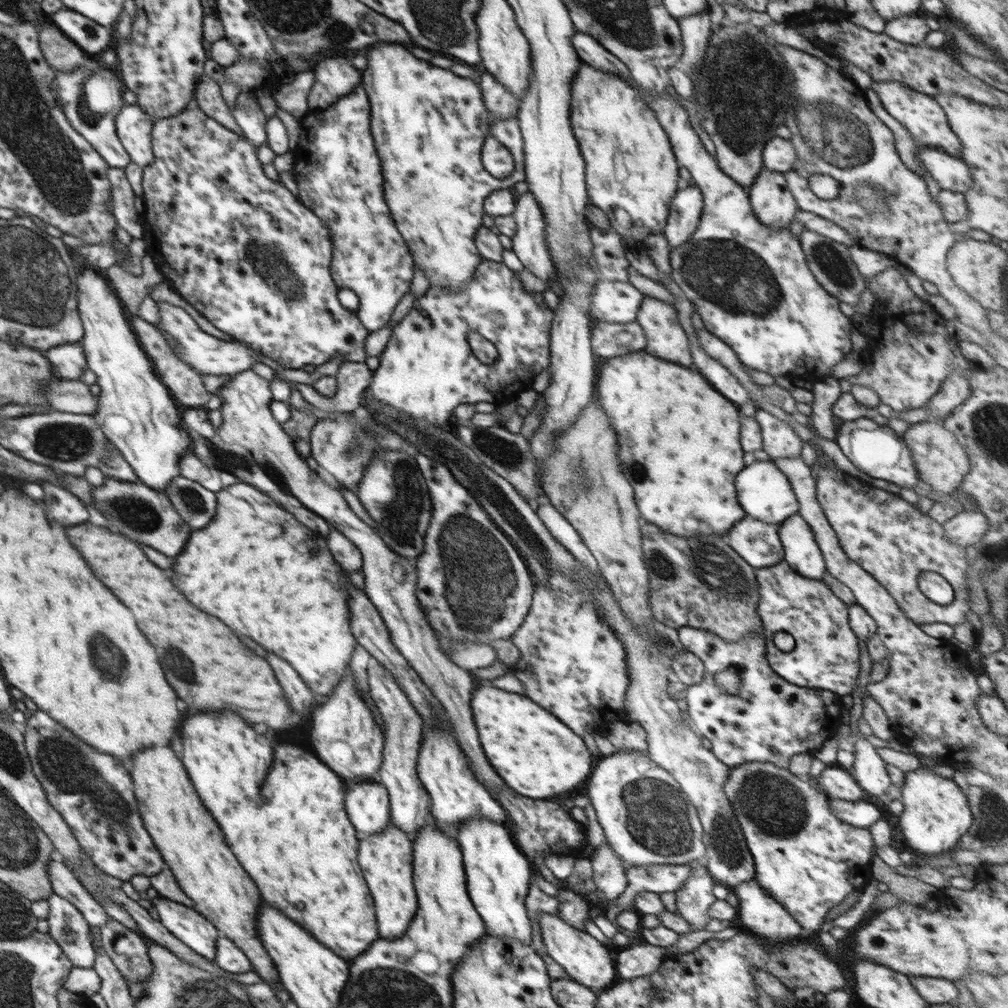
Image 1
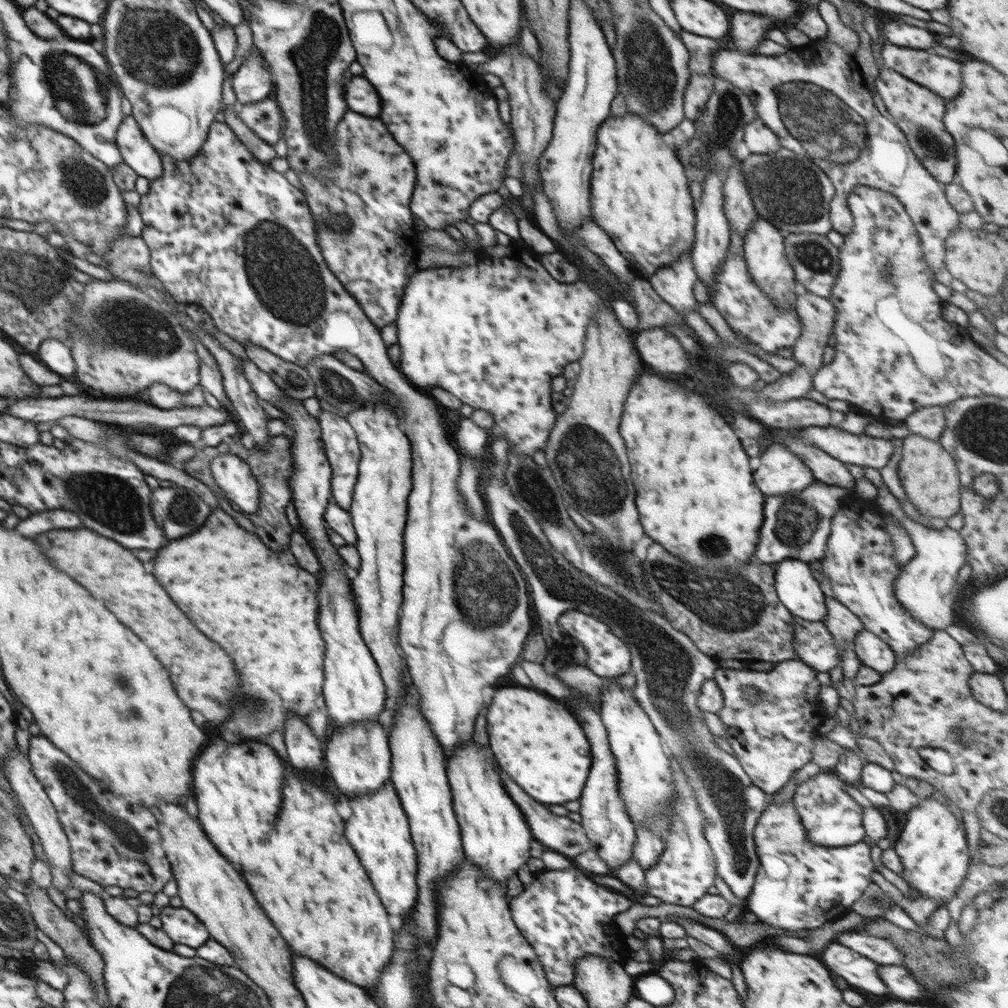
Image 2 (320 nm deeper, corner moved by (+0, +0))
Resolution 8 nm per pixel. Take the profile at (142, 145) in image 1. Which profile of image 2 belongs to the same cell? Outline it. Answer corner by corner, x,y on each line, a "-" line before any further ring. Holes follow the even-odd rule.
132,115
125,116
119,126
117,146
123,156
123,162
138,176
144,176
150,181
162,176
161,153
148,143

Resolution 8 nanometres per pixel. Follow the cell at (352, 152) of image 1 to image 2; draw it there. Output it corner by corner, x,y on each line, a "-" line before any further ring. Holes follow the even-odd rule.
350,110
344,113
337,124
332,148
337,154
337,164
321,168
317,174
298,172
300,186
314,216
319,247
329,269
358,301
366,316
381,329
397,319
402,295
409,281
406,268
411,261
419,258
422,246
410,211
410,201
416,184
416,169
412,157
404,148
400,148
400,144
390,136
379,118
360,115
-
328,213
344,215
352,223
345,231
337,231
327,225
325,217

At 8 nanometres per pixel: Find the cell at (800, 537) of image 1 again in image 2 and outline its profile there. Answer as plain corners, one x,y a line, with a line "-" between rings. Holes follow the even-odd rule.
787,559
778,563
774,572
777,596
792,617
812,623
825,619
825,596
808,563

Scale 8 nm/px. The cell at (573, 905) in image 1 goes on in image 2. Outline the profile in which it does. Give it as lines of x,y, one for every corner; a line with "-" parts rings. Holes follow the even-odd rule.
578,866
533,874
530,884
510,899
509,909
522,936
532,945
553,988
573,985
575,964
587,954
625,964
630,958
627,936
616,925
615,915
634,903
617,891
595,883

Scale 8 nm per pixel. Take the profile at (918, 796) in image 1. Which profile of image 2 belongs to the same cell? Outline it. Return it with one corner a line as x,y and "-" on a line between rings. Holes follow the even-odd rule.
937,795
928,800
921,799
920,804
913,806
906,814
908,821
893,848
903,866
902,877
922,896
939,902
939,906
946,906
956,896
972,861
964,825
959,814

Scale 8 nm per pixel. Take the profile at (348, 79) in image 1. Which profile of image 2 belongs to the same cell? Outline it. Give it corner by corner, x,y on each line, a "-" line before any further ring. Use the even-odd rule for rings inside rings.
354,76
344,84
344,100
350,111
376,118
380,115
380,98
363,76

